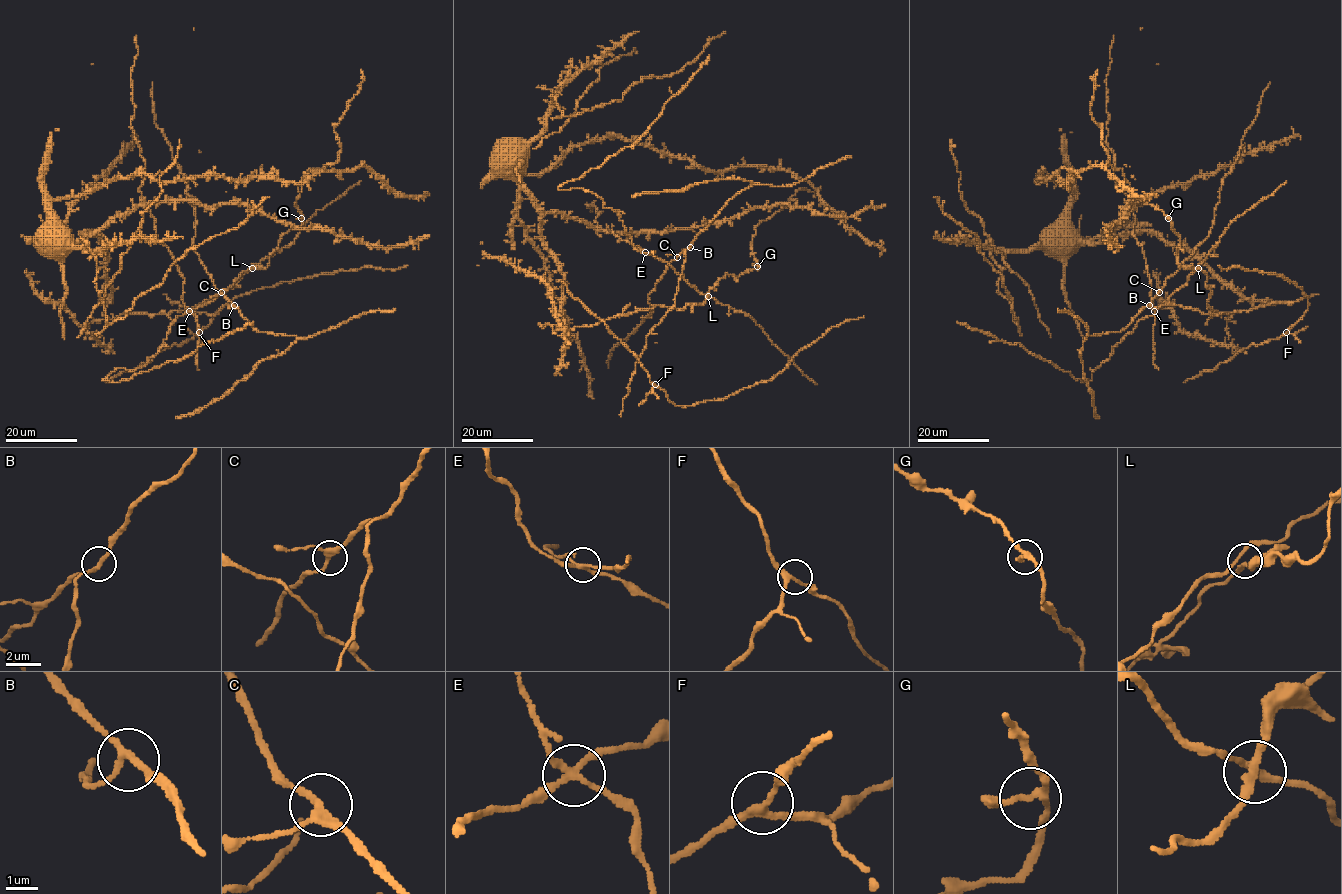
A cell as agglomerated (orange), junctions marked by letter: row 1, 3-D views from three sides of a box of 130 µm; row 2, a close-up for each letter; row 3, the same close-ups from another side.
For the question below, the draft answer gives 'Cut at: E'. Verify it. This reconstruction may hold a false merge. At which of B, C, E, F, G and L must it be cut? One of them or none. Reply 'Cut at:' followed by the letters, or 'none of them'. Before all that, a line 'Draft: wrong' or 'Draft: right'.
Draft: right
Cut at: E

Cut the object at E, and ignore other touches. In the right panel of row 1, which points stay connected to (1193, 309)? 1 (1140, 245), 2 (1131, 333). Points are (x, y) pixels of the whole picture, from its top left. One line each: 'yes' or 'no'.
1: no
2: yes

